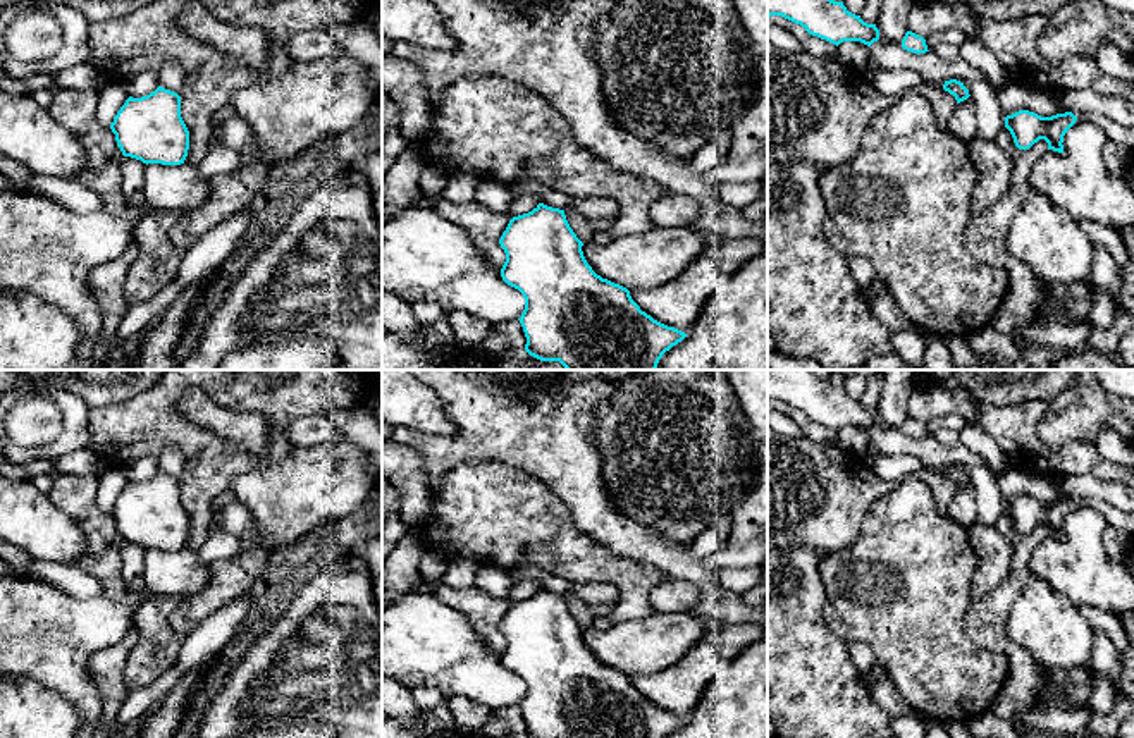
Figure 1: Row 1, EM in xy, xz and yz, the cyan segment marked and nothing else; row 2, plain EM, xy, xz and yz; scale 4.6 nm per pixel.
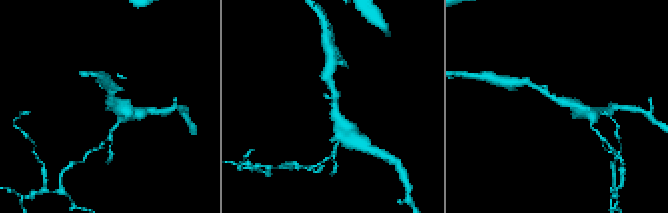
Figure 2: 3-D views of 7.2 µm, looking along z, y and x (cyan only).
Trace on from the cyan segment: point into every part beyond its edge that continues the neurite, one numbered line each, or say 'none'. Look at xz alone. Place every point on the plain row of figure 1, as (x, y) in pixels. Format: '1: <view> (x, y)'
none

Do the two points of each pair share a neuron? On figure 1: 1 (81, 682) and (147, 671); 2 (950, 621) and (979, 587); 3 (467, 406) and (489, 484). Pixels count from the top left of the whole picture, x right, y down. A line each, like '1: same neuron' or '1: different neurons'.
1: different neurons
2: different neurons
3: different neurons

